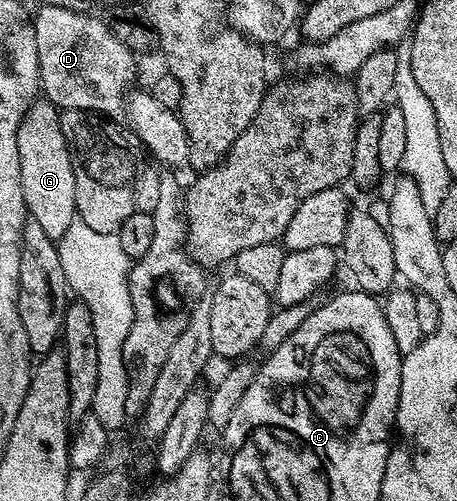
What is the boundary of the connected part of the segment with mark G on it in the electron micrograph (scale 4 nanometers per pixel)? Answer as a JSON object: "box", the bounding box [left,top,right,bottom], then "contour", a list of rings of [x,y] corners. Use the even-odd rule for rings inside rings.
{"box":[17,97,78,241],"contour":[[[44,97],[34,99],[17,127],[17,144],[25,210],[31,216],[32,222],[47,233],[47,237],[60,241],[67,229],[71,229],[78,213],[75,201],[75,169],[67,137],[63,137],[61,111],[54,103]]]}

